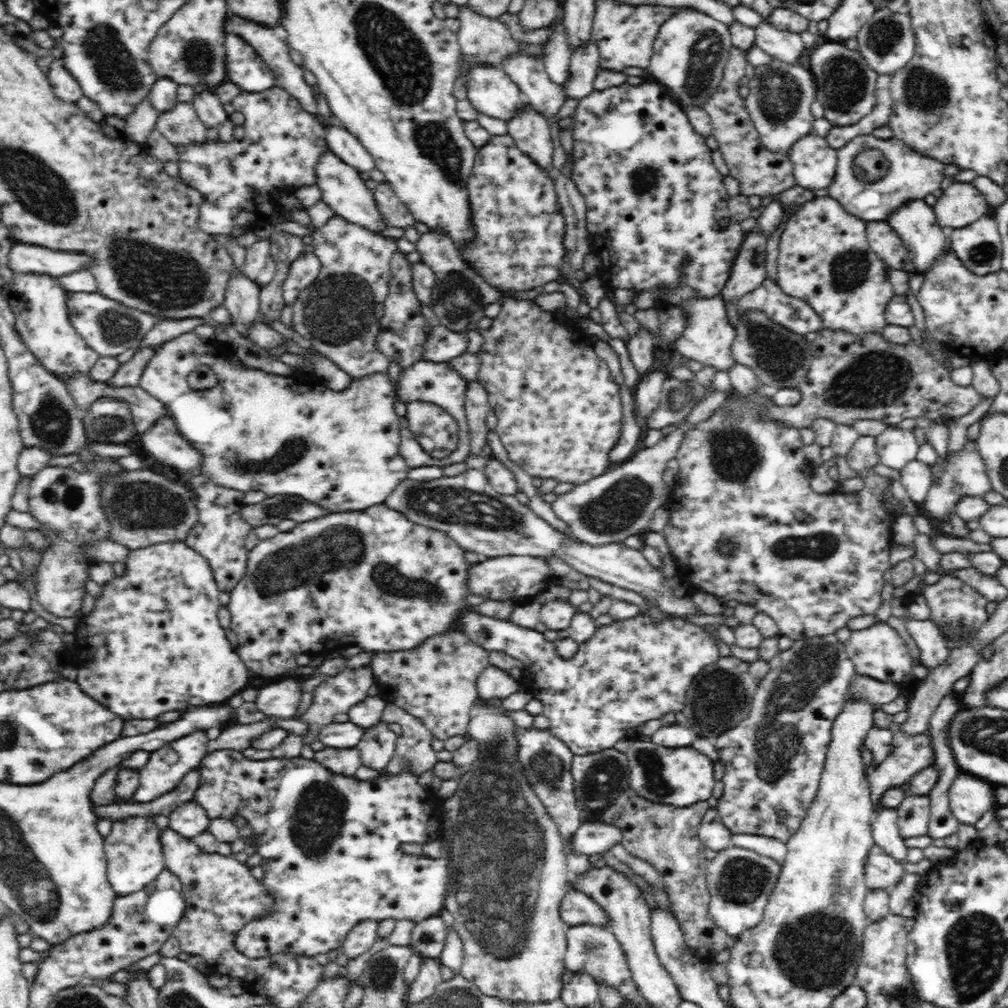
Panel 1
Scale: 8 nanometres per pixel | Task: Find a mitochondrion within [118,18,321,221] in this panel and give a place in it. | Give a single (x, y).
(198, 54)

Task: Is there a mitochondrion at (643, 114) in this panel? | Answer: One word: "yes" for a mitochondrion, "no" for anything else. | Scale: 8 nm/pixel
no

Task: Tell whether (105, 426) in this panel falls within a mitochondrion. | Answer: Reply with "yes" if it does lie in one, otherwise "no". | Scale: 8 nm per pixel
yes

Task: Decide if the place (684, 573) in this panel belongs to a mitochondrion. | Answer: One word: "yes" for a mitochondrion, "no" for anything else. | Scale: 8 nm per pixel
no

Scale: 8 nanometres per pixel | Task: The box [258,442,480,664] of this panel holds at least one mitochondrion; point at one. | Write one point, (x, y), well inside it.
(388, 579)

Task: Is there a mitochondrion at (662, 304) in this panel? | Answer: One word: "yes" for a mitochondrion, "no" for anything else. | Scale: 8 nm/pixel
no

